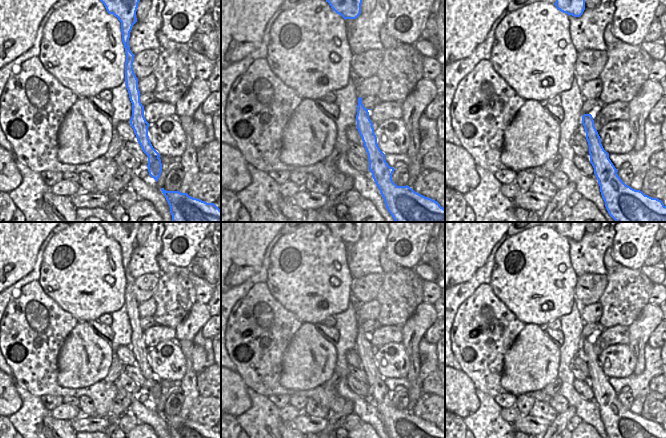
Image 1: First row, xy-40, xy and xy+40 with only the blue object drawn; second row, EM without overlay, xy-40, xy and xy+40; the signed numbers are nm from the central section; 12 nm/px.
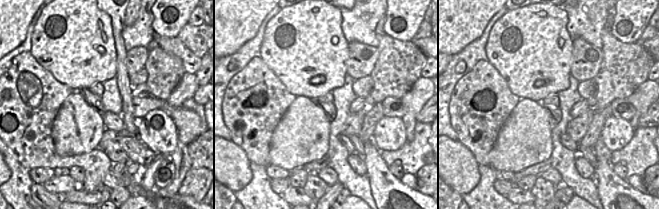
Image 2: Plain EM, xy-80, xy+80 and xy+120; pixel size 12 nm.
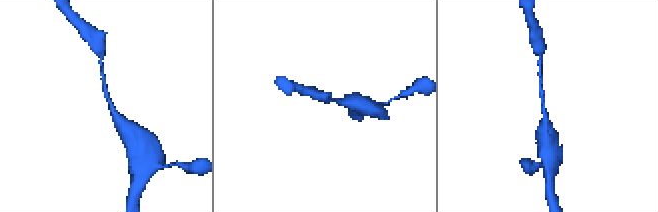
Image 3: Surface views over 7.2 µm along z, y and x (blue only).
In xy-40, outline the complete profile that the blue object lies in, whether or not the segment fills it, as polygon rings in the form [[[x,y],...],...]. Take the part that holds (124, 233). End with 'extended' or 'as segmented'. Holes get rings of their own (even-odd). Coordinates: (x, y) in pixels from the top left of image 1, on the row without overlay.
[[[99,222],[107,236],[113,238],[121,246],[122,266],[125,272],[125,306],[132,327],[132,341],[130,349],[134,354],[137,365],[143,376],[148,380],[149,399],[158,405],[162,396],[162,387],[159,377],[153,372],[149,360],[149,347],[144,341],[144,330],[140,326],[138,303],[133,294],[134,278],[129,271],[130,256],[137,246],[136,235],[140,222]]]; as segmented

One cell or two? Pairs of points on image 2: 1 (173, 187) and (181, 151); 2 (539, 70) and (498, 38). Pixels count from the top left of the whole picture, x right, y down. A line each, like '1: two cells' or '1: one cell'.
1: one cell
2: one cell

